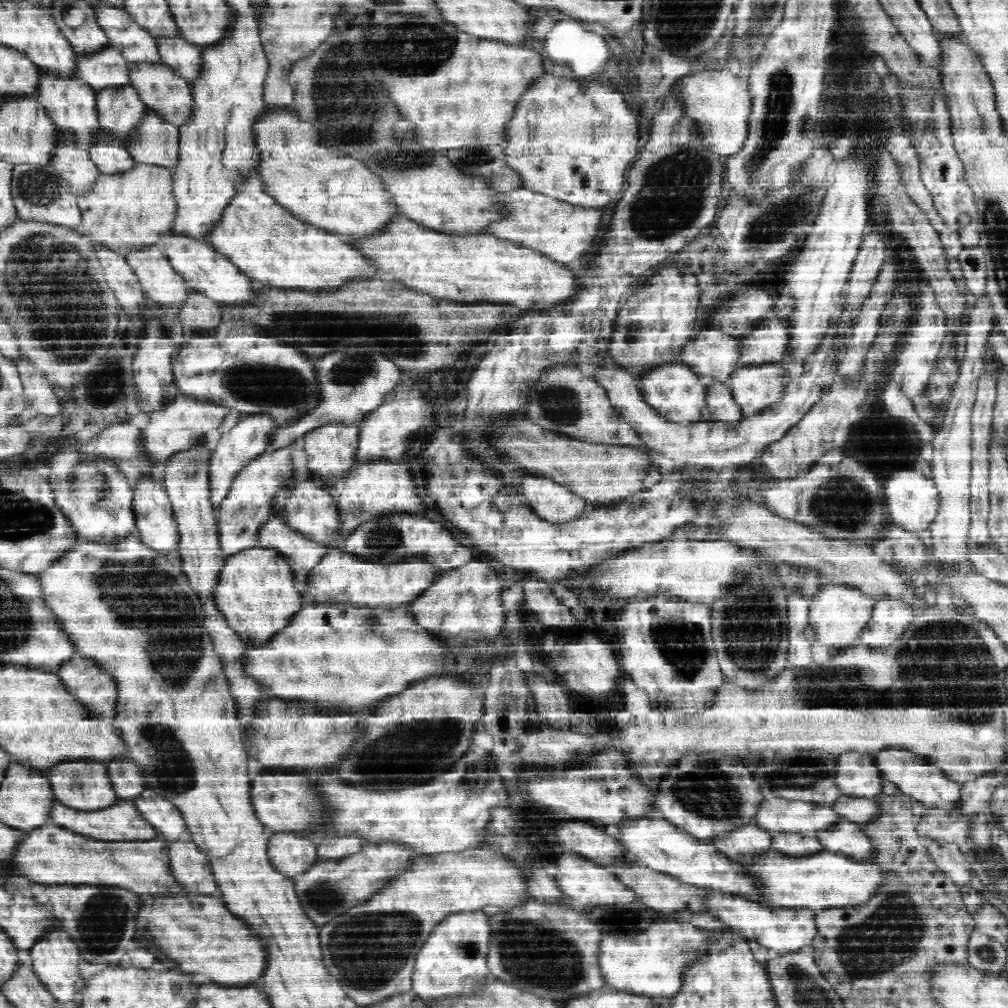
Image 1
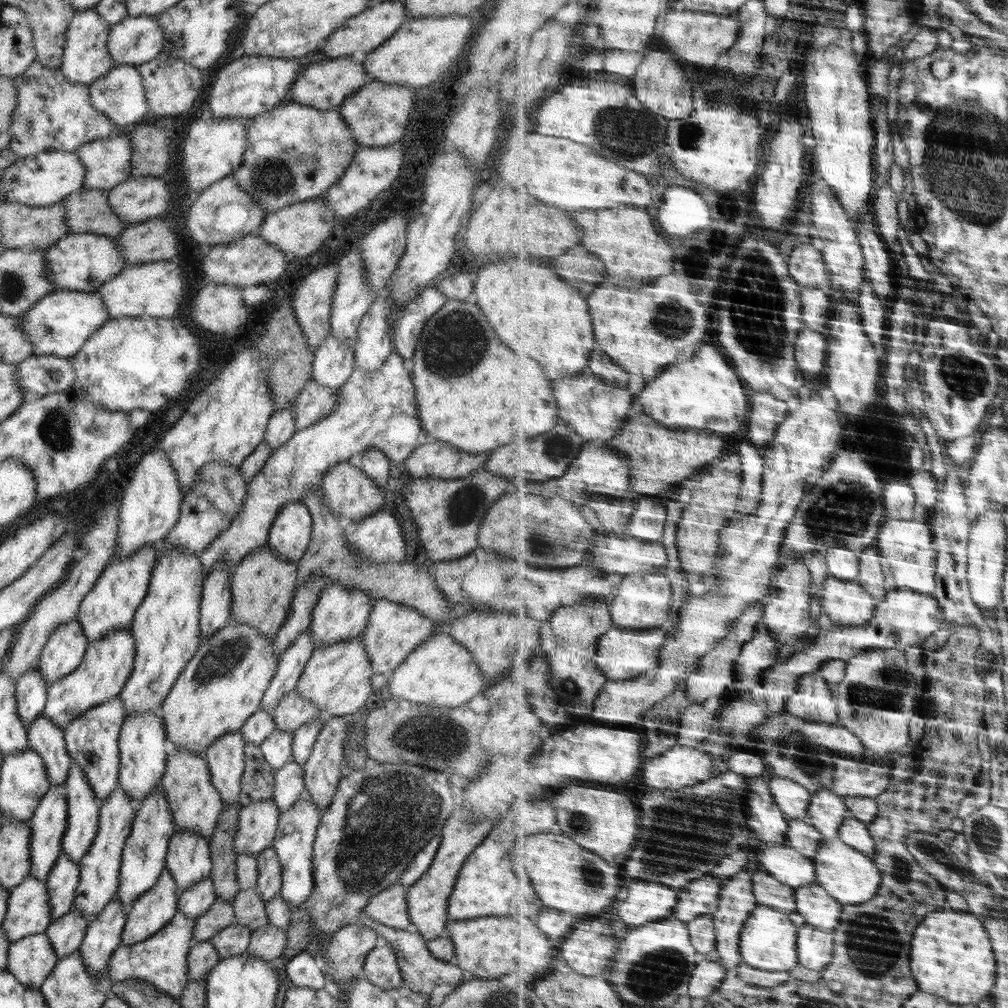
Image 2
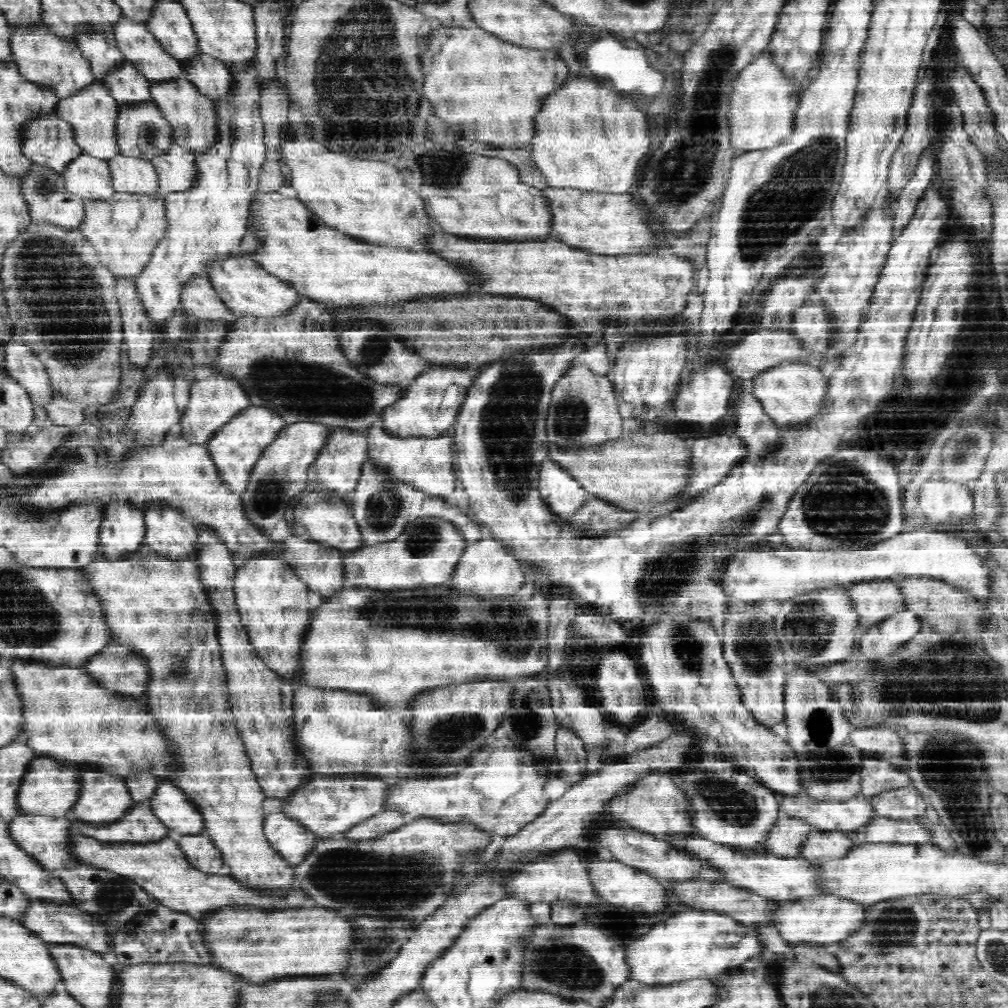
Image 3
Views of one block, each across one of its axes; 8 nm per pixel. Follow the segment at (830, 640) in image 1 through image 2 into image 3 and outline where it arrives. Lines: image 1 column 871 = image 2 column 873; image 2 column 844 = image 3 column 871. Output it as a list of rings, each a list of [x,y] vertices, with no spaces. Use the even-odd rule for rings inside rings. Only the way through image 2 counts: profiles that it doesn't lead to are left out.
[[[892,578],[851,584],[850,596],[860,615],[862,633],[872,625],[908,610],[907,595],[899,583]]]

